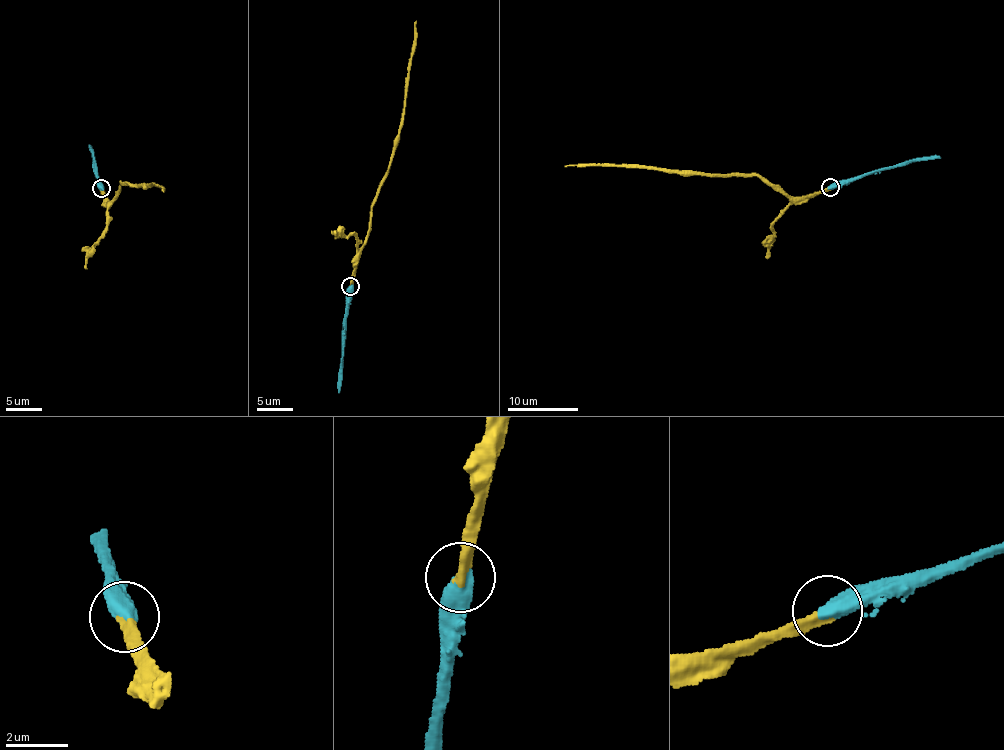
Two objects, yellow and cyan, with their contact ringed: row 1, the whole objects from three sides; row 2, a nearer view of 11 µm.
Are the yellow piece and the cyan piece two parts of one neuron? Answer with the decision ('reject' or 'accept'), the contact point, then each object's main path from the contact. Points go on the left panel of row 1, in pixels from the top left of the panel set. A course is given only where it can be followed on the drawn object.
accept | (101, 188) | yellow via (100, 188), (109, 202), (119, 194), (121, 183), (136, 186), (153, 182), (163, 192) | cyan via (100, 188), (89, 145)

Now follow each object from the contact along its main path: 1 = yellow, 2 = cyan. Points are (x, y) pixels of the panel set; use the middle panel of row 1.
1: (350, 287), (359, 251), (369, 229), (371, 204), (387, 171), (405, 101), (415, 20)
2: (350, 287), (338, 392)

